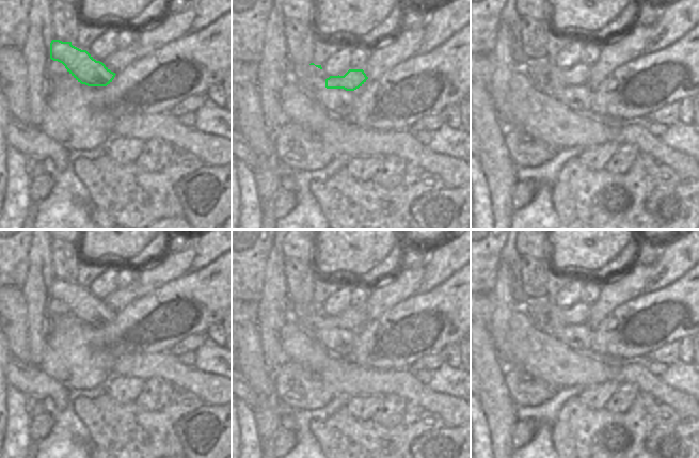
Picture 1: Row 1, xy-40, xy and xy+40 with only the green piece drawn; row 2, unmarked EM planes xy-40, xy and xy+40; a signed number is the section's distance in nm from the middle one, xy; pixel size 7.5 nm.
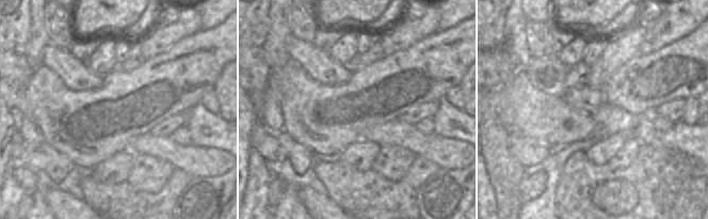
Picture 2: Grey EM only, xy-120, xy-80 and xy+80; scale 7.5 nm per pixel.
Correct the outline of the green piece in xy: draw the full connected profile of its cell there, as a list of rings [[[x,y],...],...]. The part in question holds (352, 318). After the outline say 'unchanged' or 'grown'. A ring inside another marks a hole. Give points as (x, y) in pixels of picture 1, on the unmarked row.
[[[349,309],[344,315],[327,317],[327,330],[312,330],[308,333],[331,353],[348,358],[355,337],[353,330],[367,318],[363,309]]] | grown

